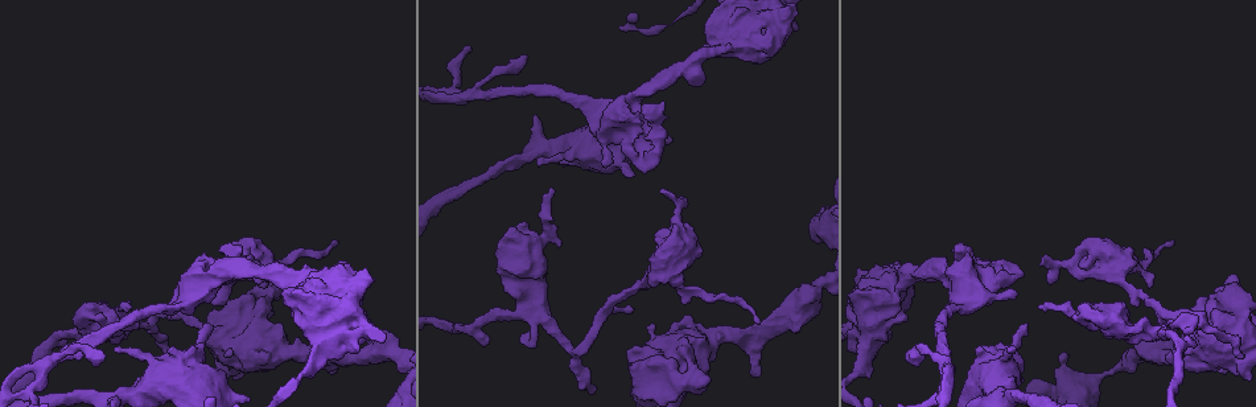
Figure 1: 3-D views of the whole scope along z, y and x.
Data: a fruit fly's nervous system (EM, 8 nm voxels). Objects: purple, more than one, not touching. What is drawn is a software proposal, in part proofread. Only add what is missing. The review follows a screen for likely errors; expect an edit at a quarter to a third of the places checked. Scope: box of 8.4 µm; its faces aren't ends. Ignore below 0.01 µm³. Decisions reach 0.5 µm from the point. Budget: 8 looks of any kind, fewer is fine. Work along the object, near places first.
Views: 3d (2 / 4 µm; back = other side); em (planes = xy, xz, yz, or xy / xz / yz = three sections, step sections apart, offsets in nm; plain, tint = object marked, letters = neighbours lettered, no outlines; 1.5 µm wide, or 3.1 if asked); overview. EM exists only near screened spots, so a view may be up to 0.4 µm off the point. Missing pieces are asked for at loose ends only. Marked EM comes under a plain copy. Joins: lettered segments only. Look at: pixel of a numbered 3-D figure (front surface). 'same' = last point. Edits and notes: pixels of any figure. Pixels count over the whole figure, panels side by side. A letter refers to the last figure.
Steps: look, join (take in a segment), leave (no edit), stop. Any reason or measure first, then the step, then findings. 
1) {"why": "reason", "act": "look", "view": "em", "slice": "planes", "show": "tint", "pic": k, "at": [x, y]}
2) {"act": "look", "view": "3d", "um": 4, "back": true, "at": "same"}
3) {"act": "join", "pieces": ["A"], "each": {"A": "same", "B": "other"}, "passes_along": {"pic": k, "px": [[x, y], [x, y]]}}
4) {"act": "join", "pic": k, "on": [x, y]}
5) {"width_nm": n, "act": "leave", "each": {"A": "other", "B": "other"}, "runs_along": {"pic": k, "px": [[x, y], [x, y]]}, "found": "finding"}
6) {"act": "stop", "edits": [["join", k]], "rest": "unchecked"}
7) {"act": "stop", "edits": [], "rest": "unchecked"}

{"why": "an open end", "act": "look", "view": "3d", "um": 4, "pic": 1, "at": [630, 313]}

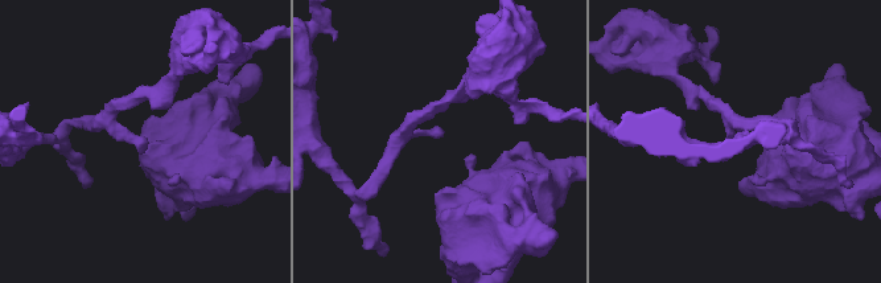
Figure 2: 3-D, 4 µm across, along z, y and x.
{"why": "need the tissue", "act": "look", "view": "em", "slice": "planes", "show": "tint", "pic": 2, "at": [437, 133]}

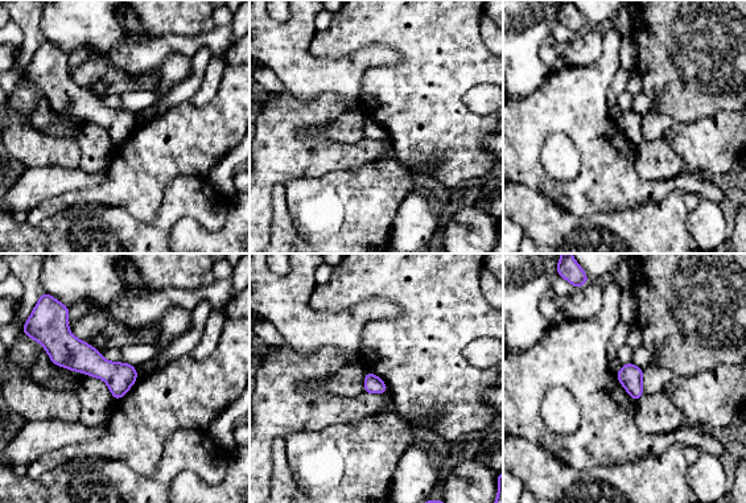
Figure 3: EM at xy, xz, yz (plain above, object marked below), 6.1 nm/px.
{"act": "look", "view": "em", "slice": "planes", "show": "letters", "at": "same"}

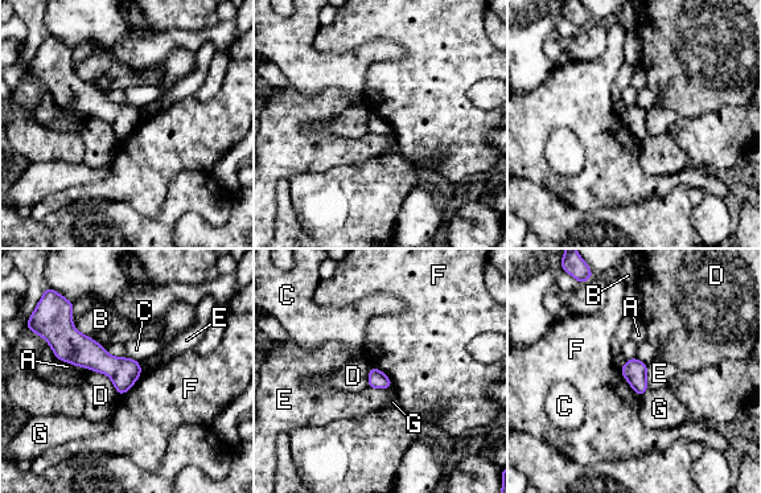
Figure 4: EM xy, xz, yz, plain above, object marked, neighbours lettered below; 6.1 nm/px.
{"width_nm": 110, "act": "leave", "each": {"A": "other", "B": "other", "C": "other", "D": "other", "E": "other", "F": "other", "G": "other"}, "runs_along": {"pic": 4, "px": [[60, 335], [119, 370], [138, 370]]}, "found": "none of them fits"}

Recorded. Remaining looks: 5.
{"why": "an open end", "act": "look", "view": "em", "slice": "planes", "show": "letters", "pic": 1, "at": [1086, 267]}

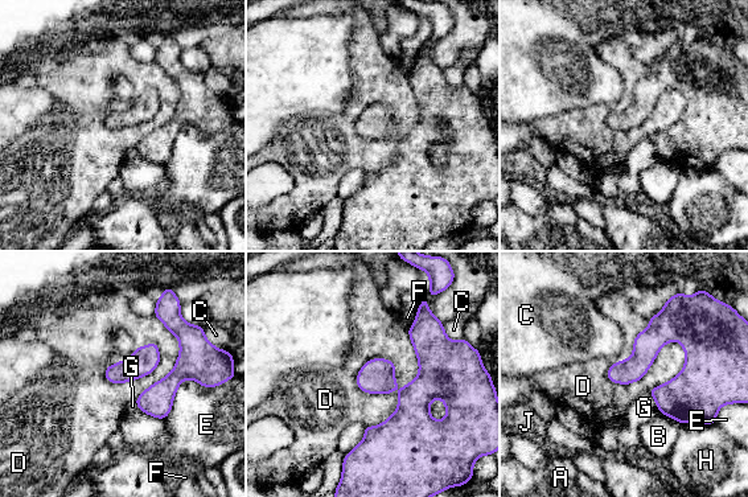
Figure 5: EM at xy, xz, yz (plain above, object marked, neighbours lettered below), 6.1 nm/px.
{"longest_contact_nm": ["D", 650], "act": "leave", "each": {"A": "other", "B": "other", "C": "other", "D": "other", "E": "other", "F": "other", "G": "other", "H": "other", "J": "other"}, "runs_along": {"pic": 5, "px": [[452, 372], [374, 447], [353, 455]]}, "found": "no lettered segment goes on from it"}

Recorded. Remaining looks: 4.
{"why": "free end", "act": "look", "view": "3d", "um": 4, "pic": 1, "at": [550, 190]}

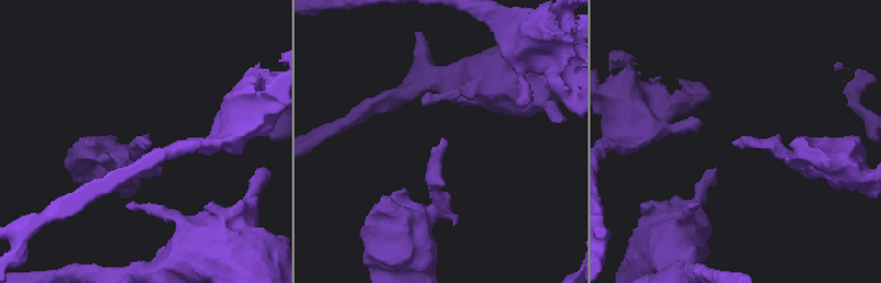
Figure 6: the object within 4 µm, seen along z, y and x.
{"why": "now the EM", "act": "look", "view": "em", "slice": "planes", "show": "letters", "pic": 6, "at": [734, 145]}

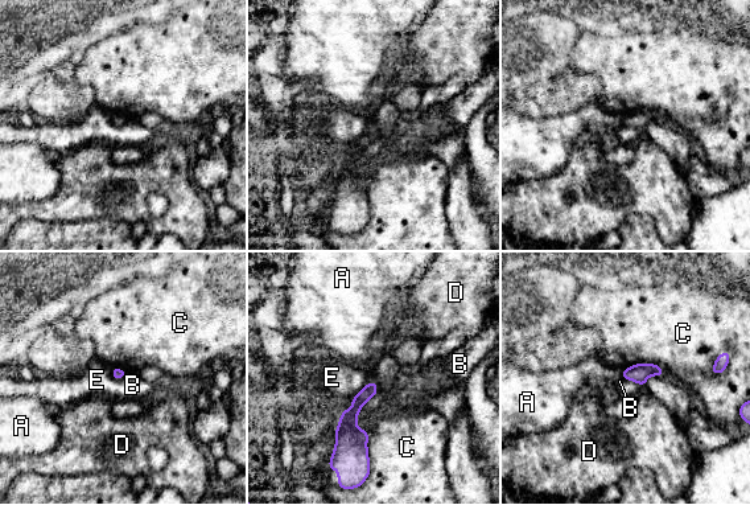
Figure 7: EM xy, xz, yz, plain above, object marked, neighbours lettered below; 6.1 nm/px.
{"act": "leave", "each": {"A": "other", "B": "other", "C": "other", "D": "other", "E": "other"}, "border": {"pic": 7, "px": [[127, 373], [118, 380]]}, "found": "none of them fits"}

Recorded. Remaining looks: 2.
{"act": "stop", "edits": [], "rest": "unchecked"}

